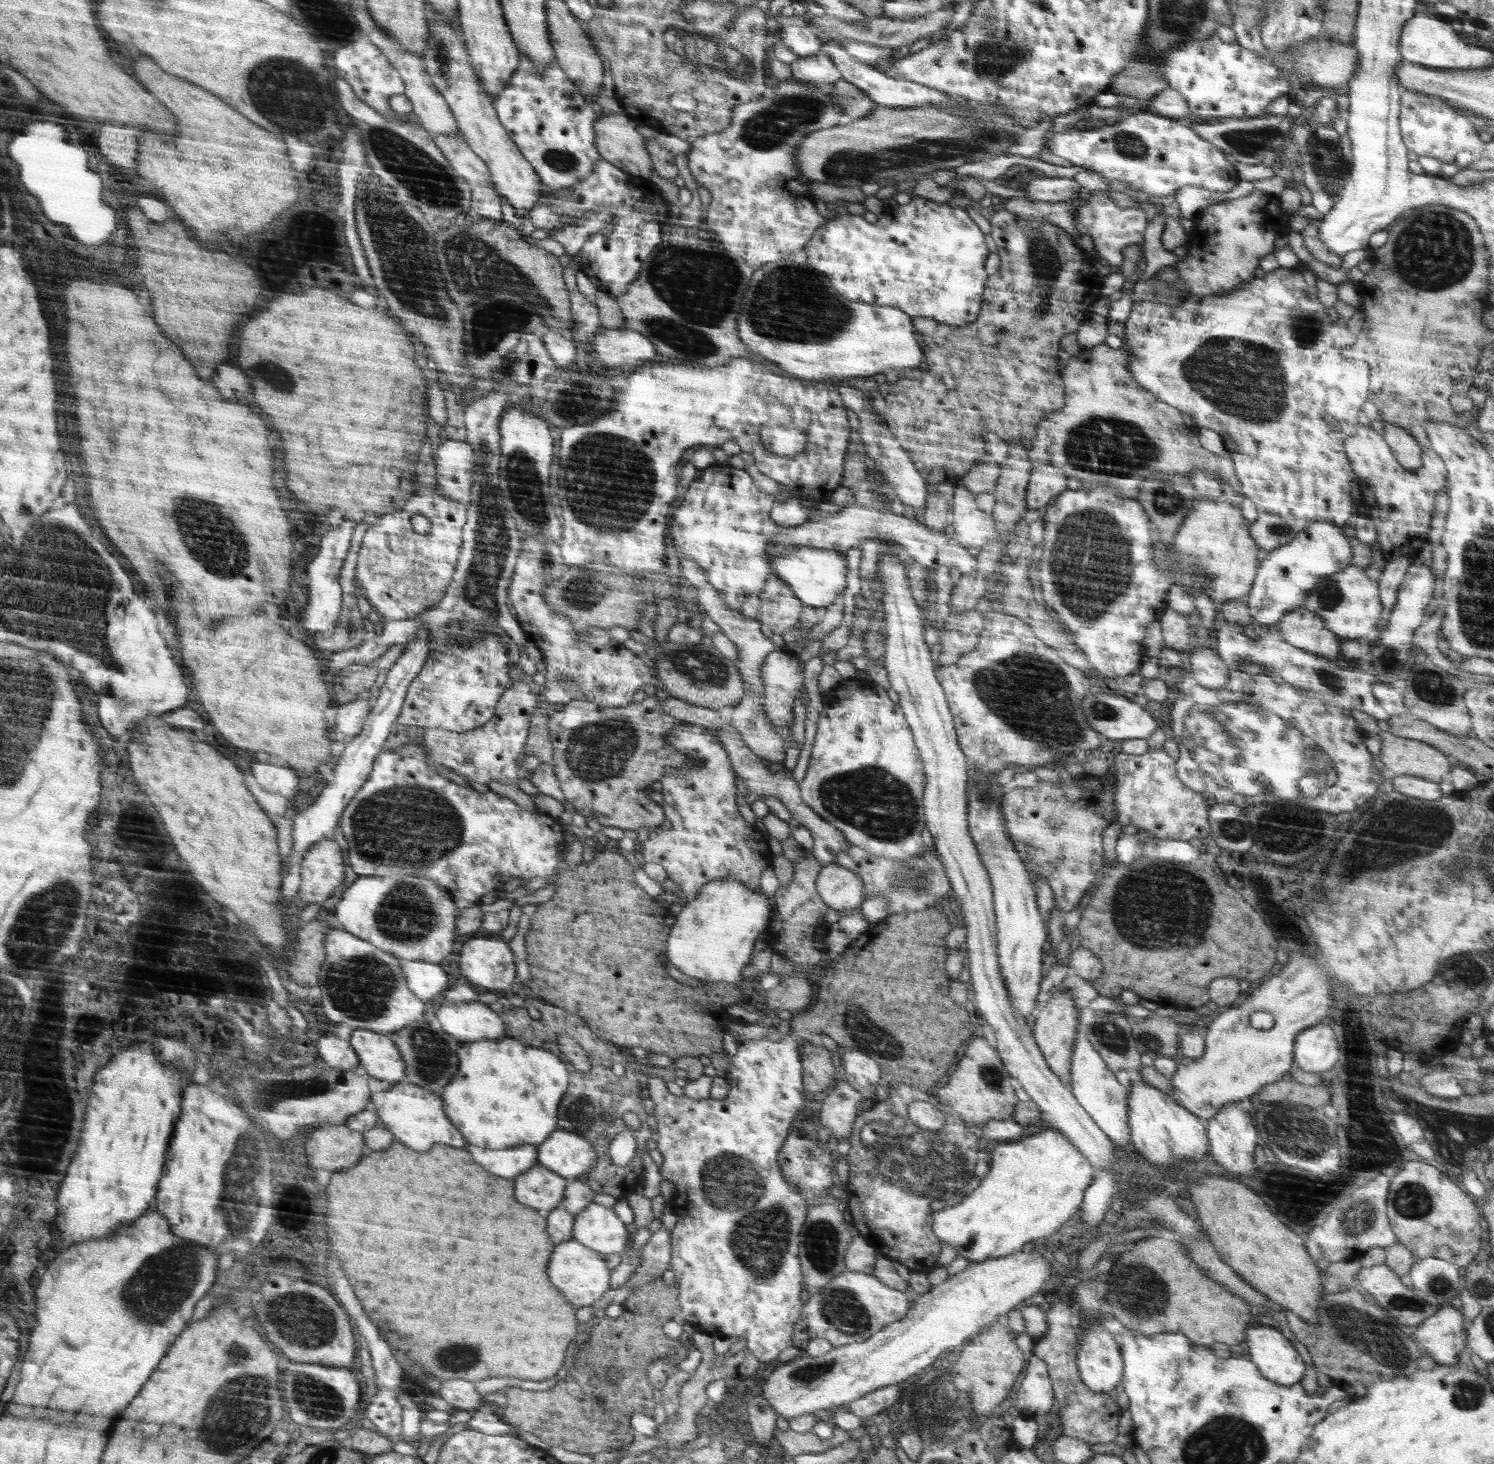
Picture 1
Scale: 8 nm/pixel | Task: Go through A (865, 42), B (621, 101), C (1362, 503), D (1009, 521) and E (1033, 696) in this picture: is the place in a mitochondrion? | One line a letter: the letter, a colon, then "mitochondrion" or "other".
A: other
B: other
C: other
D: other
E: mitochondrion

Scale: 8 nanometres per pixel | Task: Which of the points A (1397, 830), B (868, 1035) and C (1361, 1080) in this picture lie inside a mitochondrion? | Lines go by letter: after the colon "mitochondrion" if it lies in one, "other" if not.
A: mitochondrion
B: mitochondrion
C: mitochondrion

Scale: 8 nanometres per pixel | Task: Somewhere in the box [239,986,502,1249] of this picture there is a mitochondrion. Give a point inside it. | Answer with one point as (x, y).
(433, 1060)

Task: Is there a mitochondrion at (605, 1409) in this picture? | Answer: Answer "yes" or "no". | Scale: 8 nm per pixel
yes

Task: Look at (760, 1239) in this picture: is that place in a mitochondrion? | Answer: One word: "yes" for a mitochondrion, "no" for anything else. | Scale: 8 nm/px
yes

